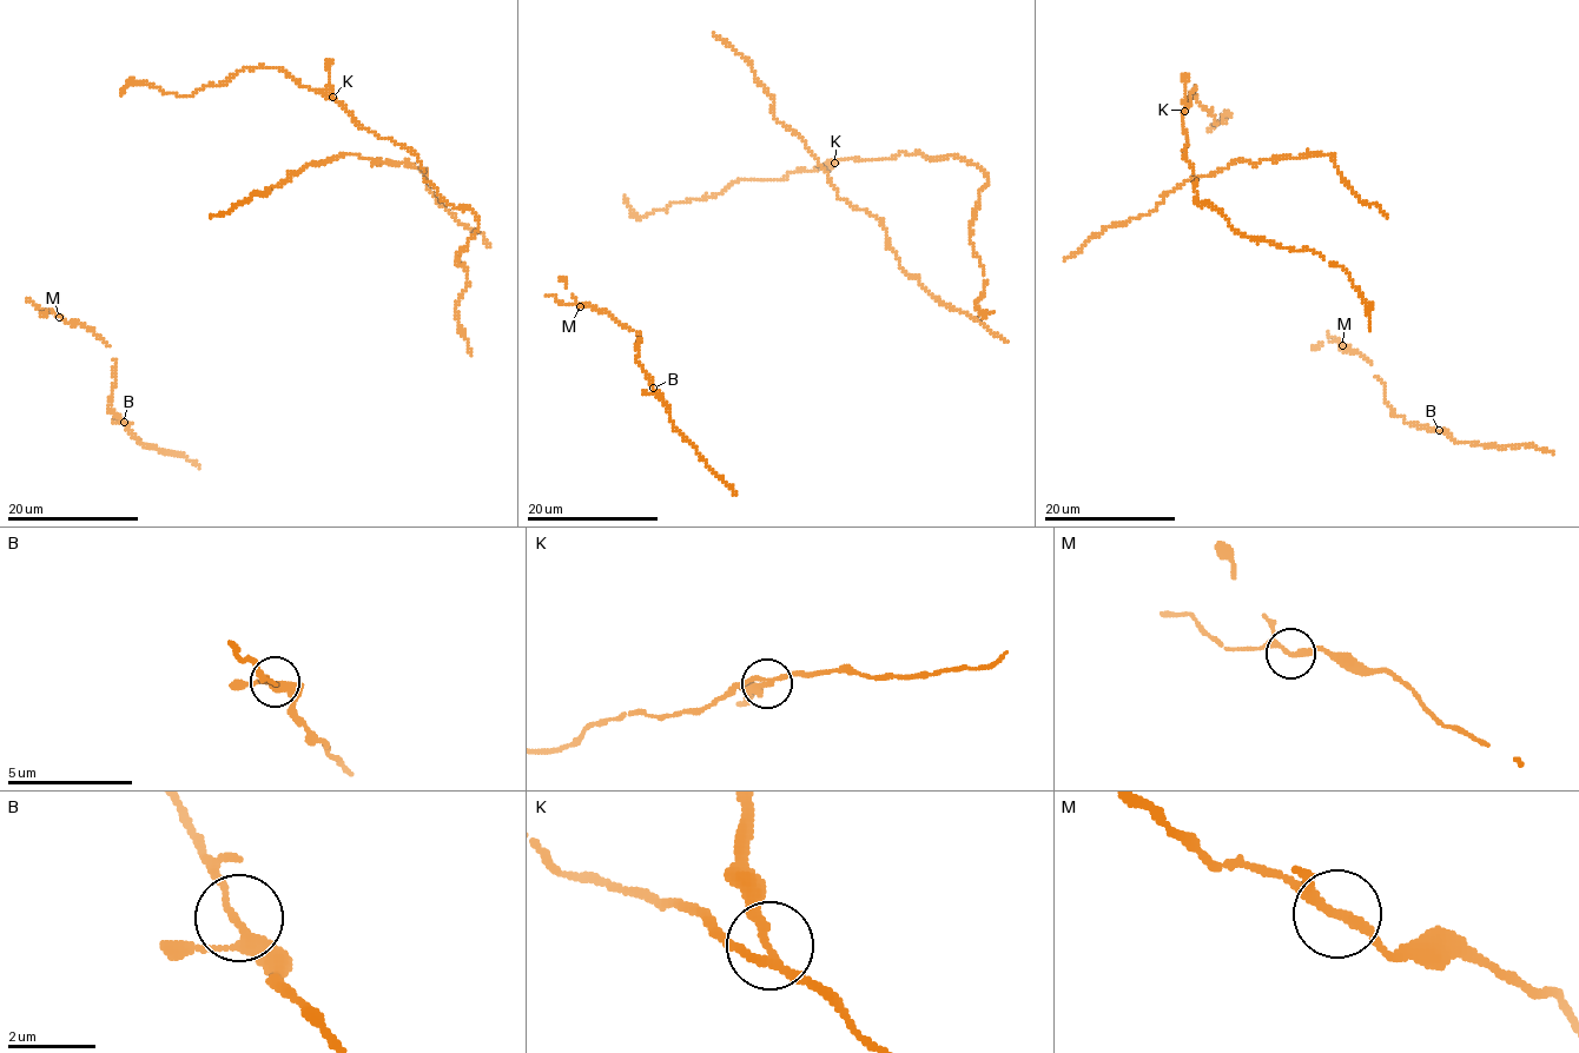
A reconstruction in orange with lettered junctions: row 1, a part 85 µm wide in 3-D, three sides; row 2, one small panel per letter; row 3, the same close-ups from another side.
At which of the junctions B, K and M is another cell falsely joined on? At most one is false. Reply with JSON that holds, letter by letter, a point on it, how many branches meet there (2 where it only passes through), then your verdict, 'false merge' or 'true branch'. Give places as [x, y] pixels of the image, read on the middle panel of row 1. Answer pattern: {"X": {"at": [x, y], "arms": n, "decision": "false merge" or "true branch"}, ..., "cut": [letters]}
{"B": {"at": [653, 388], "arms": 3, "decision": "true branch"}, "K": {"at": [834, 163], "arms": 3, "decision": "false merge"}, "M": {"at": [580, 306], "arms": 3, "decision": "true branch"}, "cut": ["K"]}

